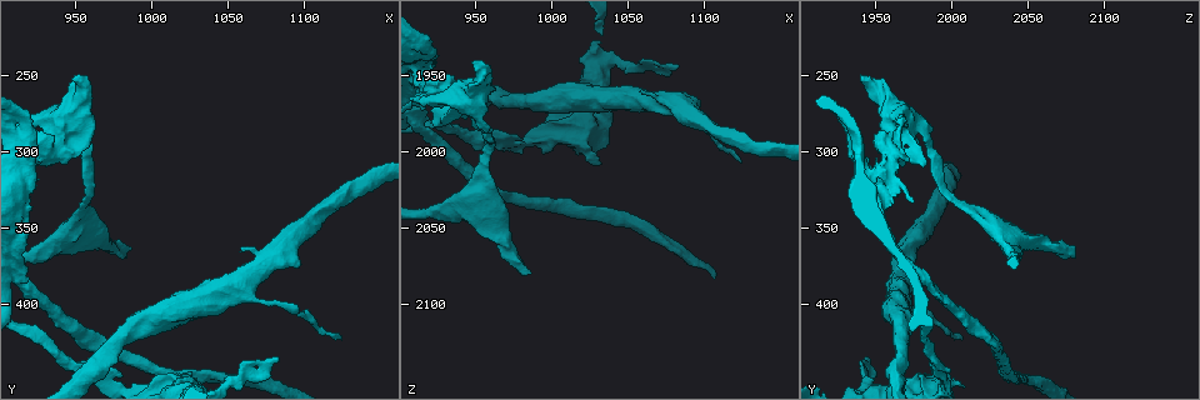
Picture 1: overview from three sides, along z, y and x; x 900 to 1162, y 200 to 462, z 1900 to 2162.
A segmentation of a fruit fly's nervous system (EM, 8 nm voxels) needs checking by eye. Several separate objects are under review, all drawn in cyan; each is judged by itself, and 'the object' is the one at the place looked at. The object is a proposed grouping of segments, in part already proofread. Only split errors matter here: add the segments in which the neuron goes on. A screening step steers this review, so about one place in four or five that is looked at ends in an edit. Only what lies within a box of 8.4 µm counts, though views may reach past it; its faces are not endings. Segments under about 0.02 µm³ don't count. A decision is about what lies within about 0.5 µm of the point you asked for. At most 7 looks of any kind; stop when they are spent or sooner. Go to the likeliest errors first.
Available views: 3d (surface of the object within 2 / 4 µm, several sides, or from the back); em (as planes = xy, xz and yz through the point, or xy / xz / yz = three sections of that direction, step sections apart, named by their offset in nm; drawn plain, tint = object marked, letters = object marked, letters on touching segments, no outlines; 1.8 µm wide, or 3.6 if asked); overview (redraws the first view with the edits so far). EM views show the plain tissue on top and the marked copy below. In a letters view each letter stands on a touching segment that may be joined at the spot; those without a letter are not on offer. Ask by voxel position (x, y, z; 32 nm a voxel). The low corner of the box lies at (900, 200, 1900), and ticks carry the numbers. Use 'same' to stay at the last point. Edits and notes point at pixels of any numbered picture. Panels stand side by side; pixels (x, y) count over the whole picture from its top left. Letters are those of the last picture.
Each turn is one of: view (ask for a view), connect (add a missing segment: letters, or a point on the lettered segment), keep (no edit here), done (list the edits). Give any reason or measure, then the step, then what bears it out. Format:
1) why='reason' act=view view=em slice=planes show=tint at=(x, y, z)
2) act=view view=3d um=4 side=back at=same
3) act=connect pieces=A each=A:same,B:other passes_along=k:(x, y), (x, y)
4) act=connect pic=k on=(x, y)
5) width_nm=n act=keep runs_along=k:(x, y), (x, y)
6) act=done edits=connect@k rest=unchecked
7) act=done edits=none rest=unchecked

why='an open end' act=view view=3d um=2 at=(948, 250, 1938)

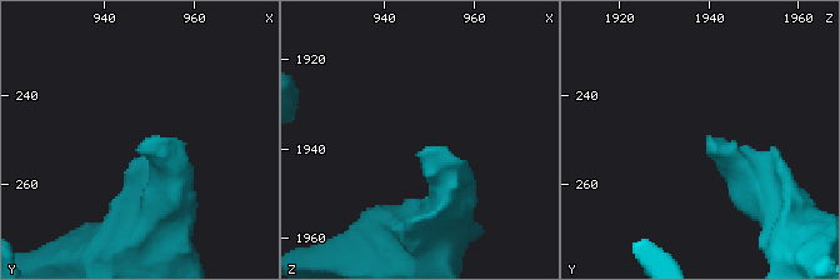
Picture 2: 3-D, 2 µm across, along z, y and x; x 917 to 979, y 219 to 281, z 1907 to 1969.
why='need the tissue' act=view view=em slice=xz step=16 show=letters at=(948, 251, 1940)

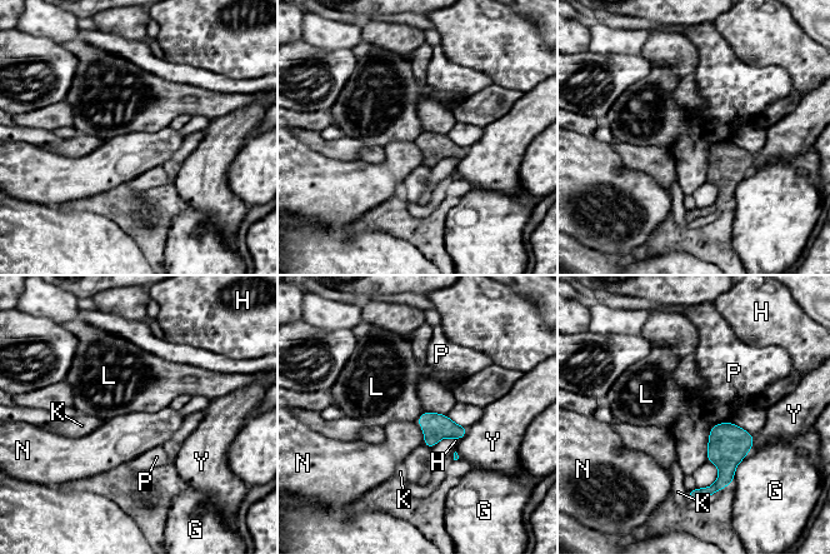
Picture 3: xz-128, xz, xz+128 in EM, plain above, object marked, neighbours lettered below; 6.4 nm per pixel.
act=view view=em slice=planes show=letters at=same

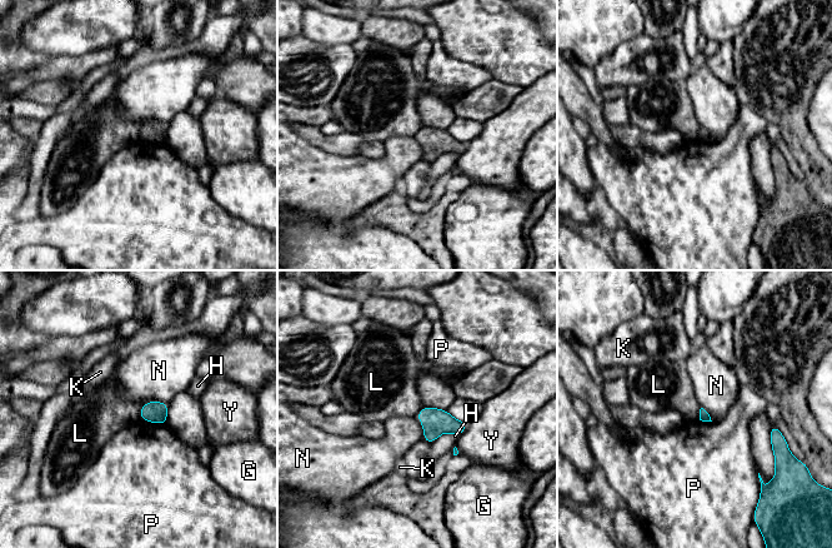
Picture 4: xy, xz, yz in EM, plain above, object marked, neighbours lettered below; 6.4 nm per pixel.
act=keep each=G:other,H:other,K:other,L:other,N:other,P:other,Y:other border=4:(151, 400), (141, 407), (139, 418) found='no lettered segment goes on from it'

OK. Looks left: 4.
why='free end' act=view view=3d um=2 at=(988, 366, 2078)

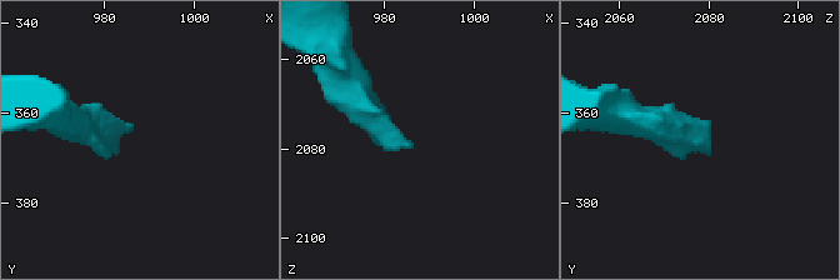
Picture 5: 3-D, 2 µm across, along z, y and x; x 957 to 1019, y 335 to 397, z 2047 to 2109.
act=view view=em slice=xy step=8 show=tint at=(987, 364, 2079)

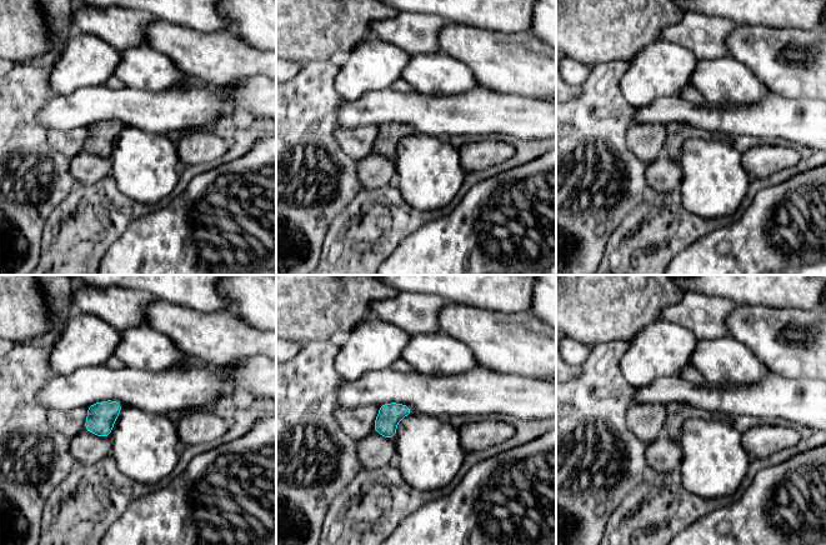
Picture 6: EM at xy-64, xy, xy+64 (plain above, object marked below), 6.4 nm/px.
why='another direction' act=view view=em slice=planes show=letters at=same

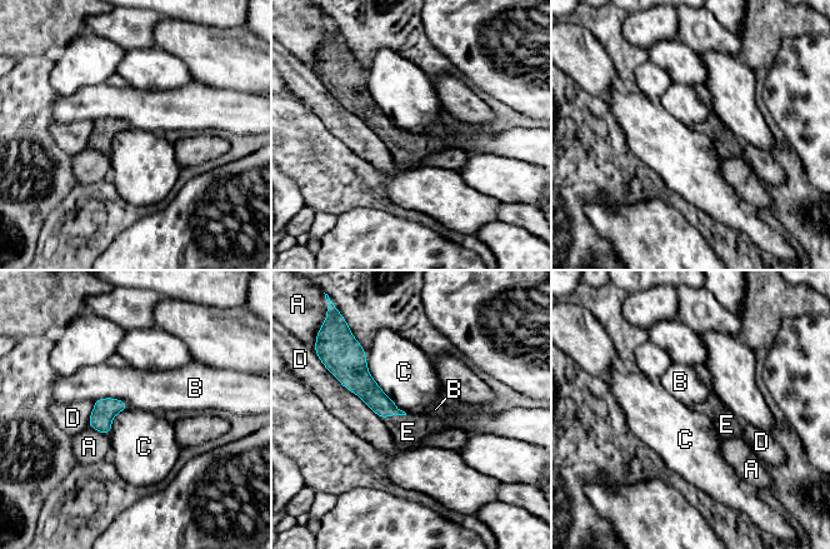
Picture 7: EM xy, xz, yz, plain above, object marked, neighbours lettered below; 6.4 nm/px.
act=connect pieces=E each=A:other,B:other,C:other,D:other,E:same passes_along=7:(365, 387), (393, 414), (408, 432) found='it goes on there'

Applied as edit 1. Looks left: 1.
act=view view=em slice=planes show=letters at=(1124, 422, 2008)

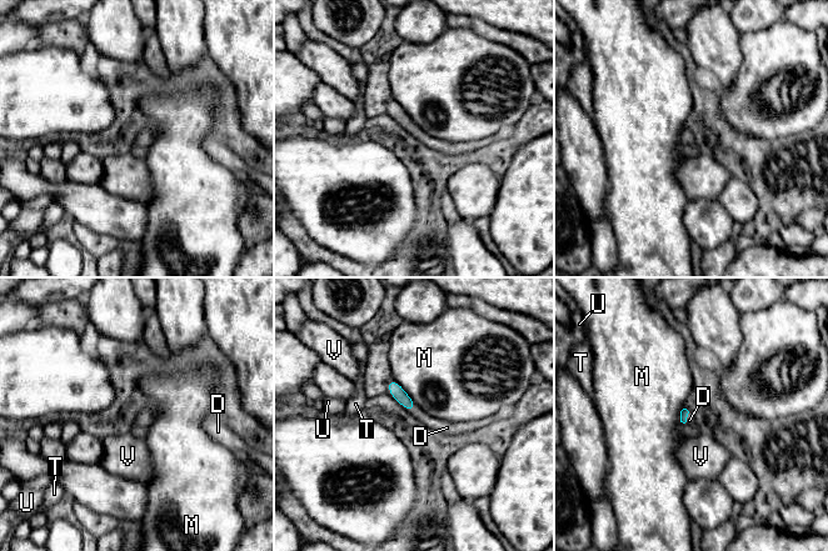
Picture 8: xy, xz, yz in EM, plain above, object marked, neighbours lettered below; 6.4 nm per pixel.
act=connect pieces=D each=D:same,M:other,T:other,U:other,V:other found='it goes on there'

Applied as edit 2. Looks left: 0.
act=done edits=connect@7,connect@8 rest=unchecked

